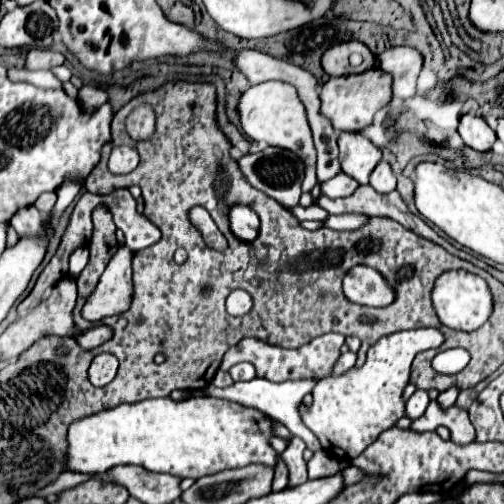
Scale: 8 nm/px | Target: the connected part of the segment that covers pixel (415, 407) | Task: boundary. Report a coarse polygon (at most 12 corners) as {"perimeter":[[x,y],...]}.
{"perimeter":[[425,390],[417,392],[405,404],[405,416],[417,420],[429,404]]}

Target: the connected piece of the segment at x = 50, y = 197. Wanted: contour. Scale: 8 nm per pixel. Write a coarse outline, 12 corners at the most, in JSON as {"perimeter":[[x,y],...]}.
{"perimeter":[[44,192],[33,205],[45,216],[53,208],[55,192]]}

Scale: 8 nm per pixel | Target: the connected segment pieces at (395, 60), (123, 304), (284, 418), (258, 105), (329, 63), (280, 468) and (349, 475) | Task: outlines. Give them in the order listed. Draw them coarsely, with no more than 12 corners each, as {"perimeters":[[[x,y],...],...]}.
{"perimeters":[[[389,48],[377,56],[391,76],[393,98],[415,96],[423,58],[415,48]],[[103,272],[83,306],[95,322],[131,306],[131,272]],[[263,378],[227,388],[207,386],[227,398],[281,420],[311,452],[321,450],[297,414],[297,404],[317,378],[271,382]],[[249,86],[237,102],[253,142],[293,150],[307,164],[301,192],[317,184],[315,146],[297,90]],[[351,40],[329,48],[321,62],[329,76],[371,70],[375,56]],[[277,464],[273,490],[287,488],[287,468]],[[354,465],[343,470],[345,486],[361,481],[366,475]]]}

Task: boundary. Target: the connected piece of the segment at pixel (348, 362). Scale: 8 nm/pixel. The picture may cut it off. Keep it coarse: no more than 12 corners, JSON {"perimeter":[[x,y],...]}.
{"perimeter":[[345,352],[329,376],[341,376],[355,366],[355,354]]}

